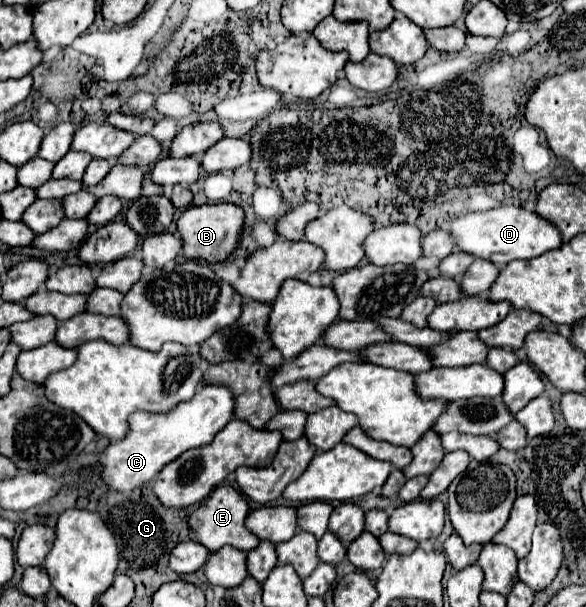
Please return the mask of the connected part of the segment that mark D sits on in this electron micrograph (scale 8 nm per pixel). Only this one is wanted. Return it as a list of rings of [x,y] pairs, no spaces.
[[[504,204],[494,210],[460,216],[450,224],[450,232],[460,250],[490,260],[496,266],[506,266],[512,260],[530,260],[562,244],[560,230],[554,228],[552,222],[516,204]]]

